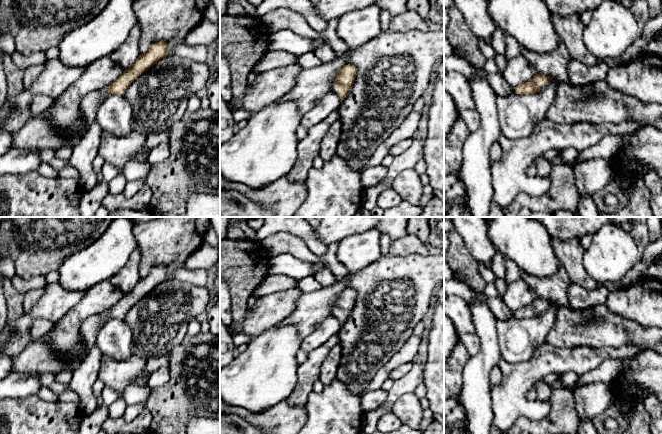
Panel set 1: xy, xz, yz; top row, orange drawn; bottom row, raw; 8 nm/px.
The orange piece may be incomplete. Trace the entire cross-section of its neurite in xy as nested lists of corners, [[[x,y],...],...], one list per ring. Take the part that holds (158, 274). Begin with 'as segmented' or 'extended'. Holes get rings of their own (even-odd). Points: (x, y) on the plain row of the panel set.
extended; [[[156,266],[145,278],[140,278],[137,284],[126,293],[115,306],[107,311],[87,317],[80,326],[80,338],[85,350],[90,350],[96,344],[96,338],[101,327],[109,319],[124,320],[131,307],[147,295],[159,284],[168,280],[168,266]]]

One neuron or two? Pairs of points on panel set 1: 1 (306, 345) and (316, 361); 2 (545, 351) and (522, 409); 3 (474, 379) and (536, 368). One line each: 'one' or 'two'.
1: two
2: one
3: two

